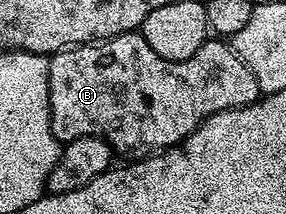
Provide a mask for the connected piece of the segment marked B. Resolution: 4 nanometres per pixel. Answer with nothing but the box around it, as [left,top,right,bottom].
[47,31,261,157]

